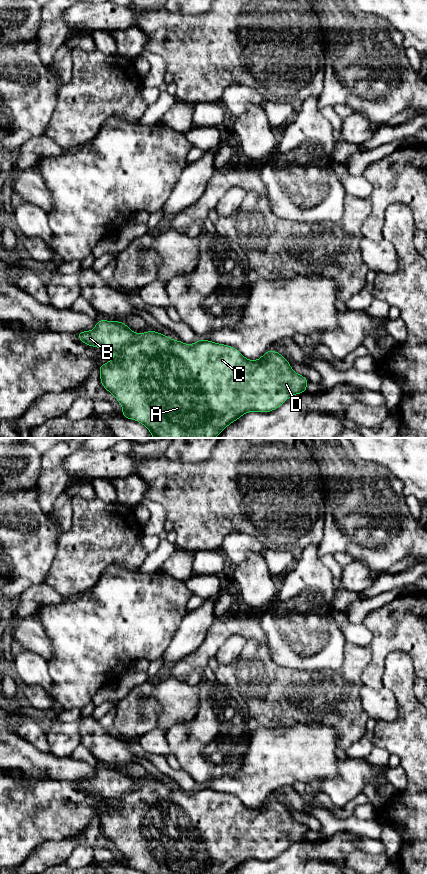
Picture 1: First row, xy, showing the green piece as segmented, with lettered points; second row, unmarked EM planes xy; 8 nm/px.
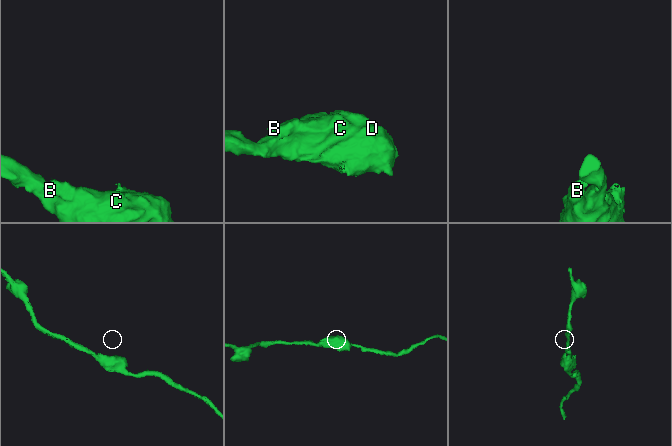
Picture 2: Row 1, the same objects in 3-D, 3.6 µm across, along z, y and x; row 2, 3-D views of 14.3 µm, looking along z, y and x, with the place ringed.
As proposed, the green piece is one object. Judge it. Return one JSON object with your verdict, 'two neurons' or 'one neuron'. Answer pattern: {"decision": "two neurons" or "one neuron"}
{"decision": "two neurons"}

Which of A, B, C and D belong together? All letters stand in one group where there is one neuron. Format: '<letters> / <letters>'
A C D / B

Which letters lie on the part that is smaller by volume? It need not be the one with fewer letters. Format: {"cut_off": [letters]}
{"cut_off": ["B"]}

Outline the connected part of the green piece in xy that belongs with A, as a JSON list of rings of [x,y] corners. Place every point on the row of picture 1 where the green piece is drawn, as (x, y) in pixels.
[[[156,331],[139,334],[132,343],[116,351],[113,360],[98,369],[103,387],[122,404],[121,415],[145,425],[153,438],[215,438],[245,413],[270,412],[293,394],[307,392],[309,383],[306,377],[293,372],[290,363],[273,350],[269,349],[259,360],[251,361],[229,345],[202,339],[186,345]]]

